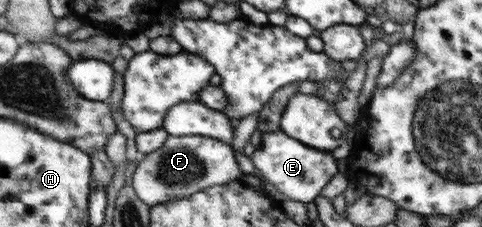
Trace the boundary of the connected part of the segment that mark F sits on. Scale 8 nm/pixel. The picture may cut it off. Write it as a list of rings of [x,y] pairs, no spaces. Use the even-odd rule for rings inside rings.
[[[171,135],[162,148],[139,157],[132,185],[138,197],[153,207],[190,198],[211,186],[238,181],[240,176],[235,150],[227,142],[210,137]]]

